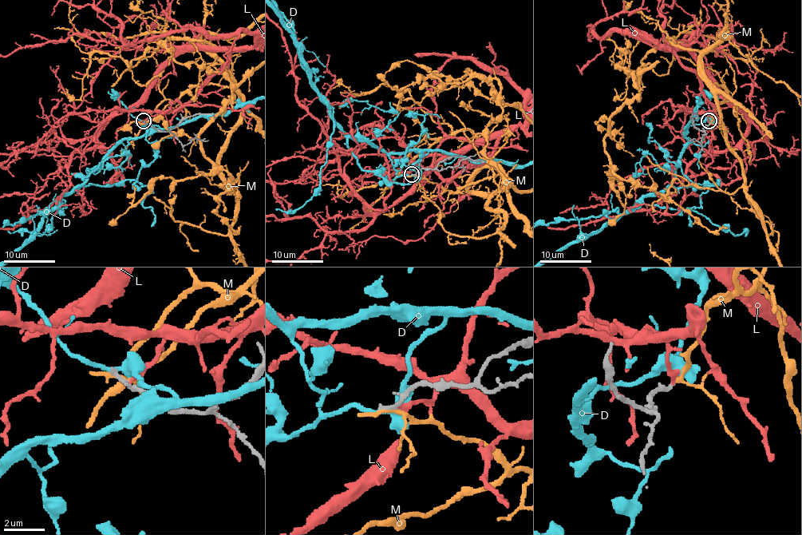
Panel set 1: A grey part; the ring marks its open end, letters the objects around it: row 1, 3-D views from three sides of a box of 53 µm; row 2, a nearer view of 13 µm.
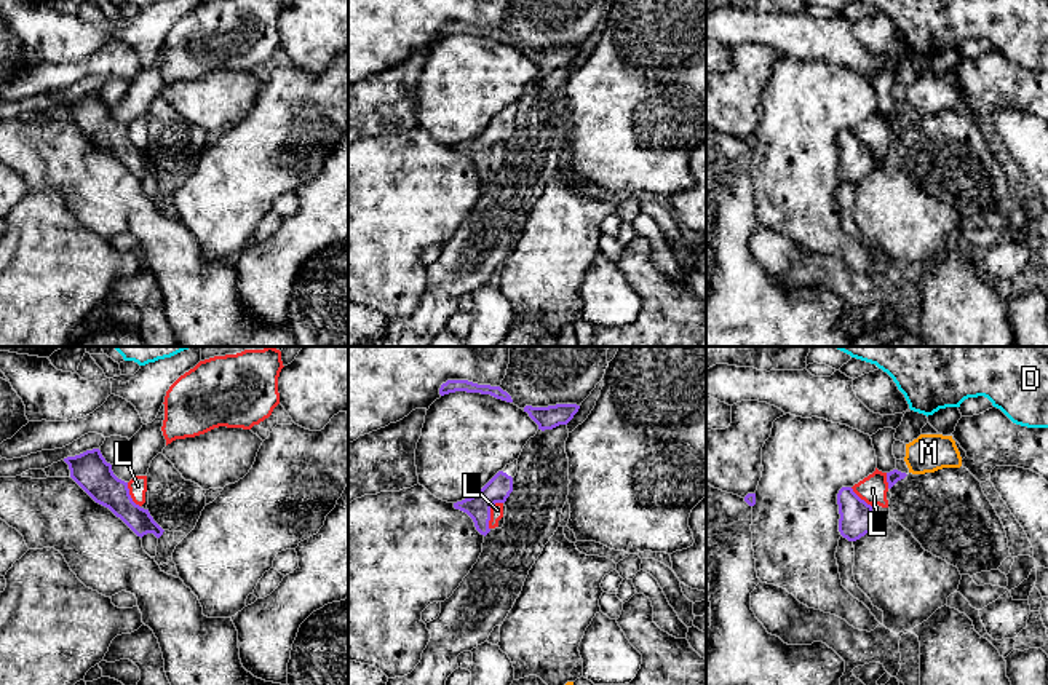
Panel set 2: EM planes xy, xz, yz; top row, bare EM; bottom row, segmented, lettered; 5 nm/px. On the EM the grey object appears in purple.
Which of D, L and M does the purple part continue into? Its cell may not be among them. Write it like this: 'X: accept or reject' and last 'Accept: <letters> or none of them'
D: reject
L: reject
M: reject
Accept: none of them

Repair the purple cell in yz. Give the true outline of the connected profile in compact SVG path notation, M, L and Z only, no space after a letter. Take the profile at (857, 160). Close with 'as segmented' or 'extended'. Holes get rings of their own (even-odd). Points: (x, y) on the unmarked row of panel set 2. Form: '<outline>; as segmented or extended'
M842 129L837 136L839 174L848 184L856 184L874 171L872 148L861 142L852 129Z; as segmented

